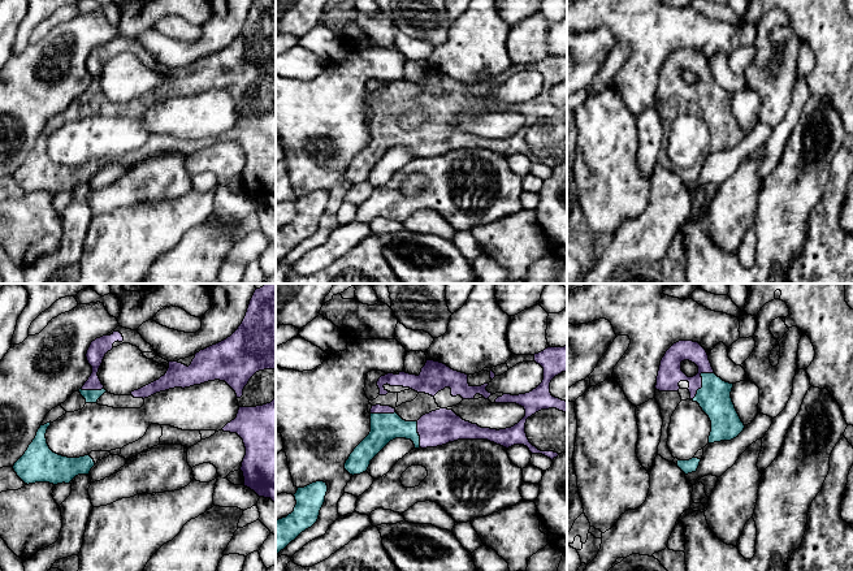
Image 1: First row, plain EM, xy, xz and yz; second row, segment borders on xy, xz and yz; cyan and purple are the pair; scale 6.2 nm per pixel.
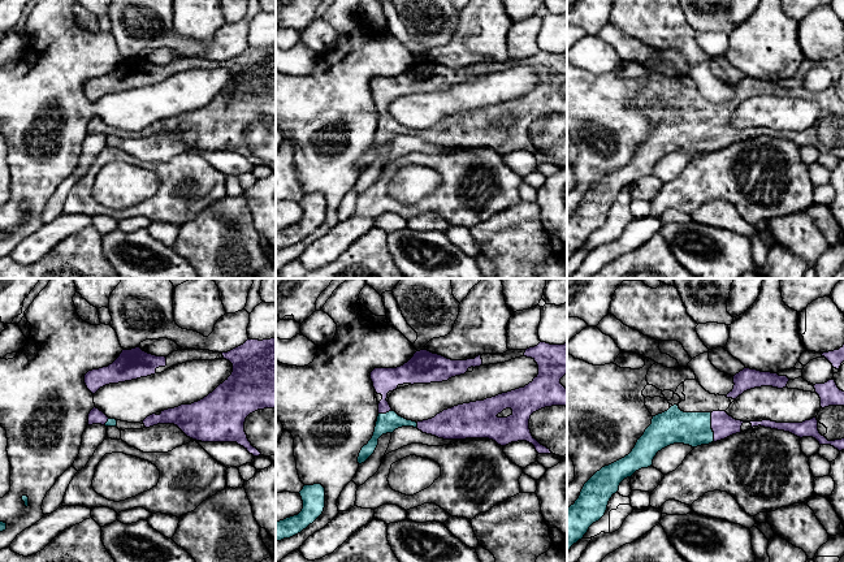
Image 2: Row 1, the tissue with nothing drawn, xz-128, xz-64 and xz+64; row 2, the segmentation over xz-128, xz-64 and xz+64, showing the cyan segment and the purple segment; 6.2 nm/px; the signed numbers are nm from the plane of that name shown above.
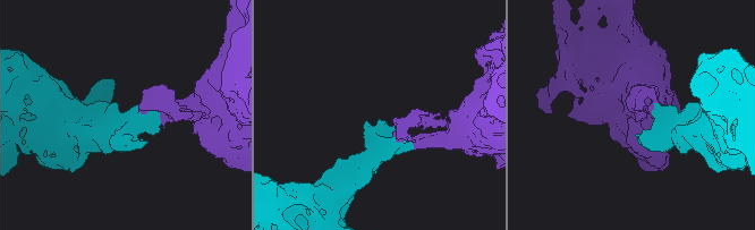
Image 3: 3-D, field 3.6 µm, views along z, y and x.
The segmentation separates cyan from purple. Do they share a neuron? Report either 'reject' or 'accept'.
accept

